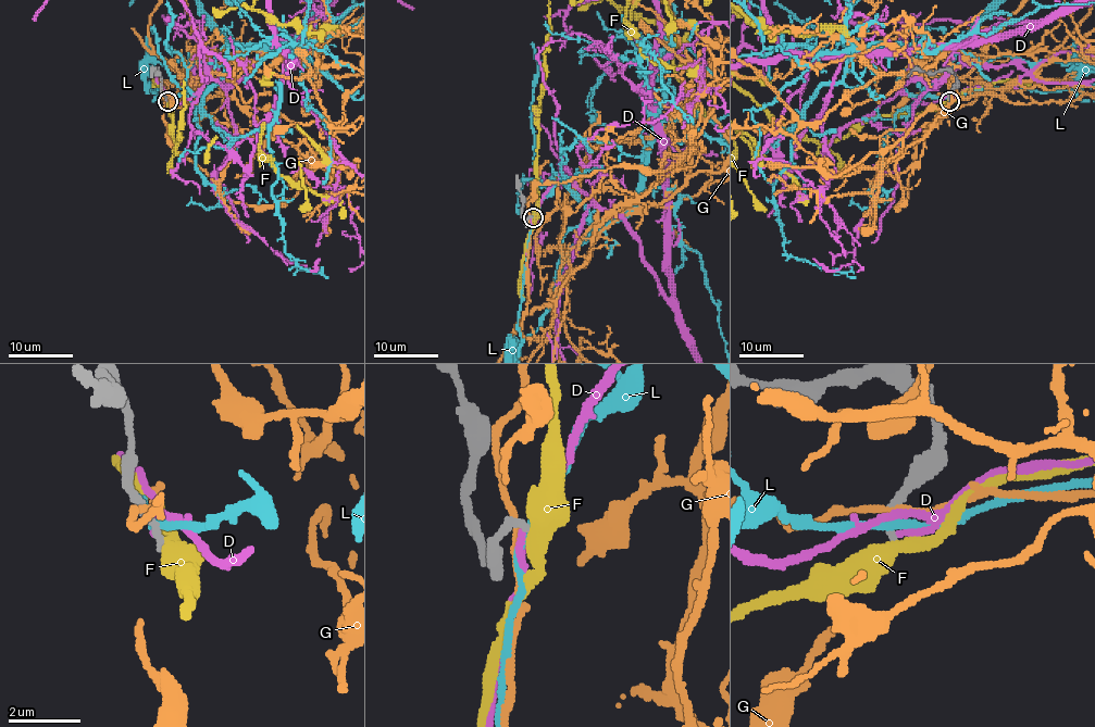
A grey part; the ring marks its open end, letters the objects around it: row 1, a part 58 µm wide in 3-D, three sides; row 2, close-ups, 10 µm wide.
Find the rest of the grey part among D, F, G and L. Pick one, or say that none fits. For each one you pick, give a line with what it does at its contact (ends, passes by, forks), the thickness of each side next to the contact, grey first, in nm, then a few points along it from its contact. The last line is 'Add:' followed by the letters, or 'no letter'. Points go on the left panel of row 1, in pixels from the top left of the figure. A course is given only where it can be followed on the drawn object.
Add: no letter

